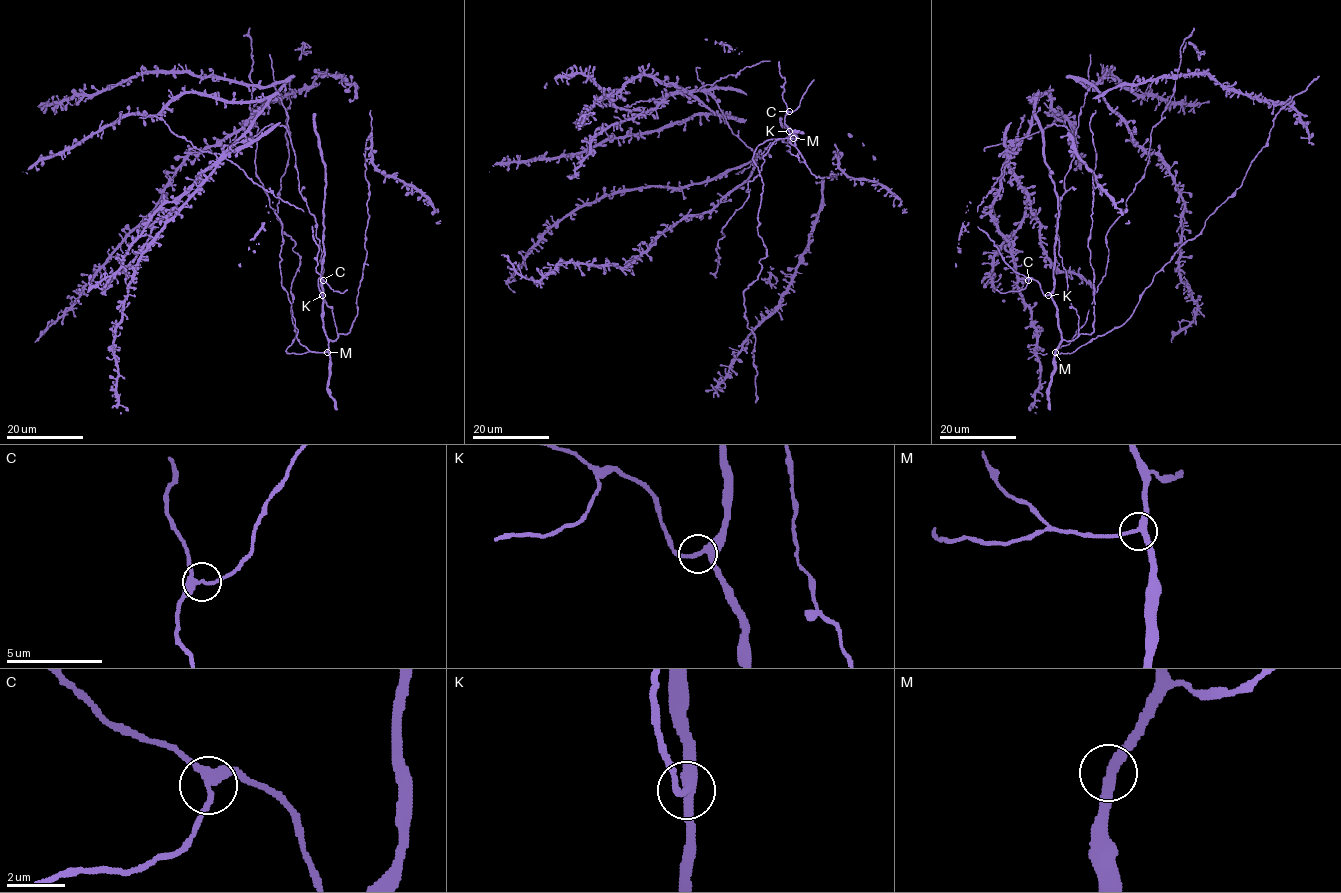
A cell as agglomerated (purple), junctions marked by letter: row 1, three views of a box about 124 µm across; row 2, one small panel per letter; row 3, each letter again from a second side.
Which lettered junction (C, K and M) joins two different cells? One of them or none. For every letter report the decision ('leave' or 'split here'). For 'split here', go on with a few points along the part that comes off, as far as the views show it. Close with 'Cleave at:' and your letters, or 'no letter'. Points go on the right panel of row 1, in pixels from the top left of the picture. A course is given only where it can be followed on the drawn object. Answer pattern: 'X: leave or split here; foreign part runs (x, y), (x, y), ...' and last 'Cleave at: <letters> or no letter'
C: leave
K: leave
M: leave
Cleave at: no letter

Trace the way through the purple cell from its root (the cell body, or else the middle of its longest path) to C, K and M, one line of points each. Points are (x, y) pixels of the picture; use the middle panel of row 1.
C: (797, 157), (800, 162), (804, 161), (797, 148), (789, 141), (785, 116), (790, 111)
K: (797, 157), (800, 162), (804, 161), (797, 148), (789, 141), (789, 131)
M: (797, 157), (800, 162), (804, 161), (793, 138)

